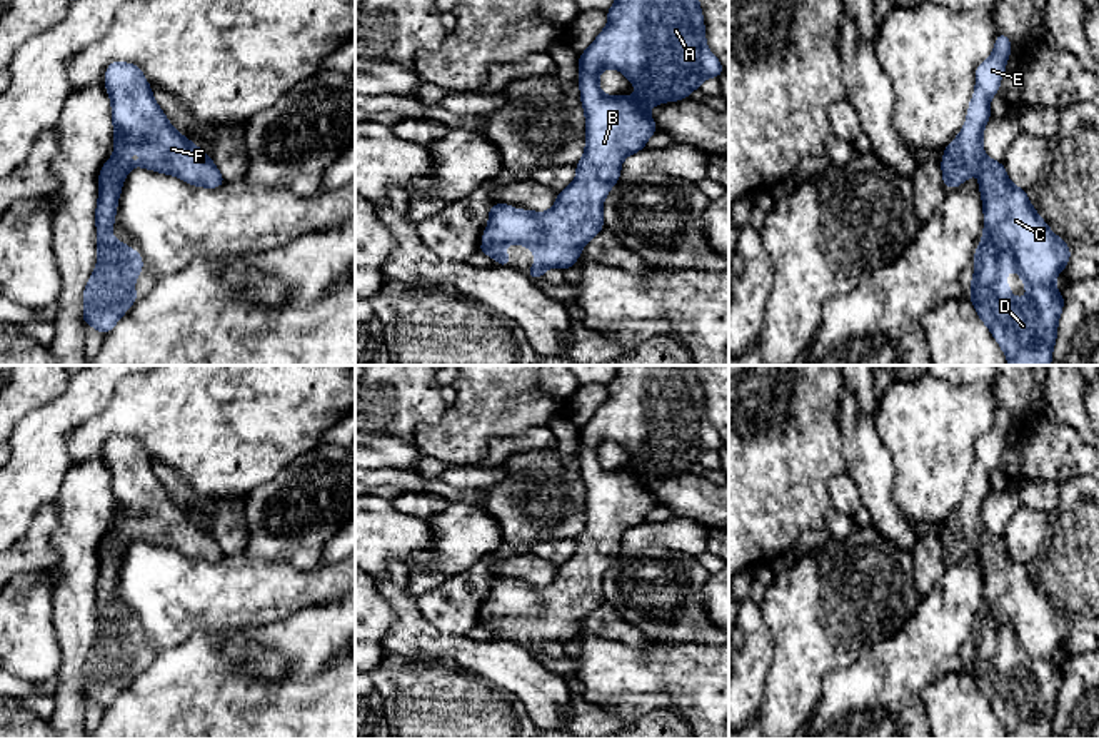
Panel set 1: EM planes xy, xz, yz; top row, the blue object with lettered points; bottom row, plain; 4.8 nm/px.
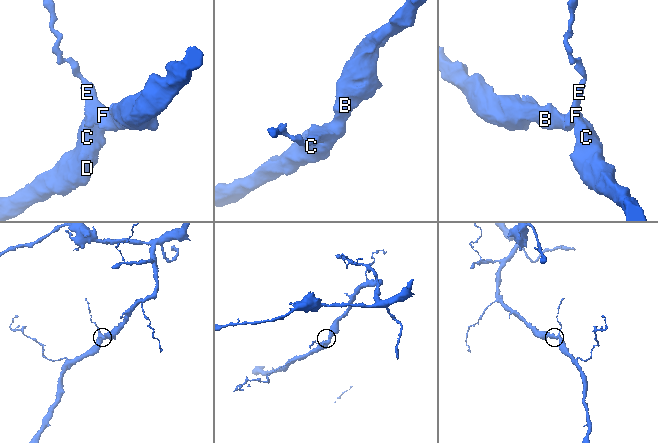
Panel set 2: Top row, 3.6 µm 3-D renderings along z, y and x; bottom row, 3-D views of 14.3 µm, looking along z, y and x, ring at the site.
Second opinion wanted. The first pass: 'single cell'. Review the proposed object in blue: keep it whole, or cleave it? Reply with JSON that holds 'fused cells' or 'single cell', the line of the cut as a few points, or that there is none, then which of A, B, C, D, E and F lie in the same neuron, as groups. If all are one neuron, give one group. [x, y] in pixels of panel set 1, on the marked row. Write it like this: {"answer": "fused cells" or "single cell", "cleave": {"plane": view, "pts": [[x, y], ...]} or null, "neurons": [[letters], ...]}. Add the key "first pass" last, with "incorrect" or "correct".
{"answer": "single cell", "cleave": null, "neurons": [["A", "B", "C", "D", "E", "F"]], "first pass": "correct"}

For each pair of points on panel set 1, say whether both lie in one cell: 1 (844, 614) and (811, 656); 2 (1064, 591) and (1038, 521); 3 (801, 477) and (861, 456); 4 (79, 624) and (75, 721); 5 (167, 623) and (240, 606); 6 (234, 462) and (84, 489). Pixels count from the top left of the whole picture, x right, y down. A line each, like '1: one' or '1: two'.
1: one
2: two
3: two
4: one
5: one
6: two

